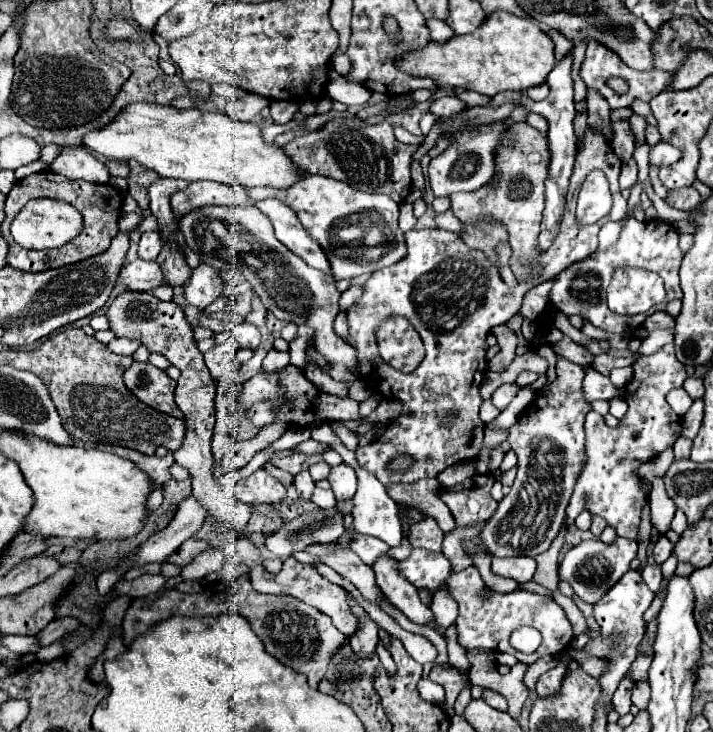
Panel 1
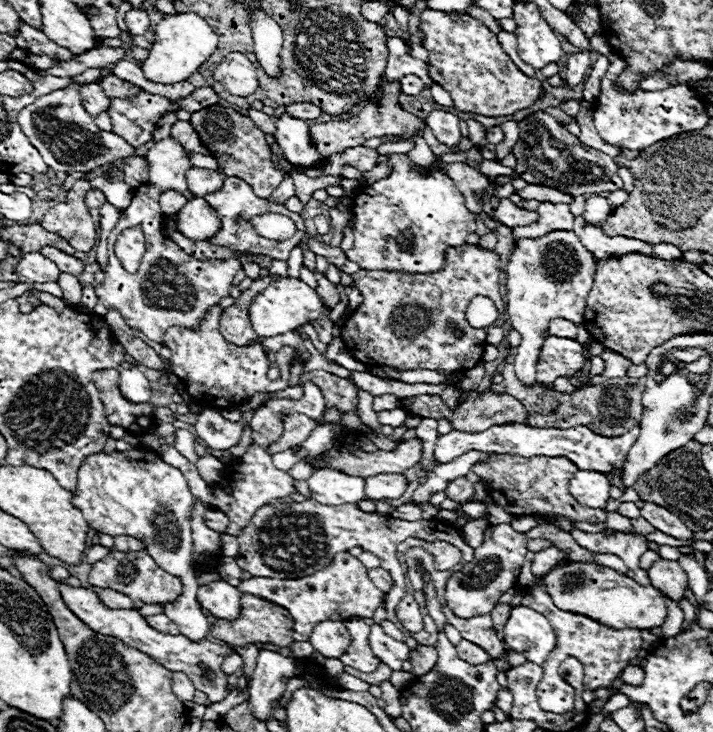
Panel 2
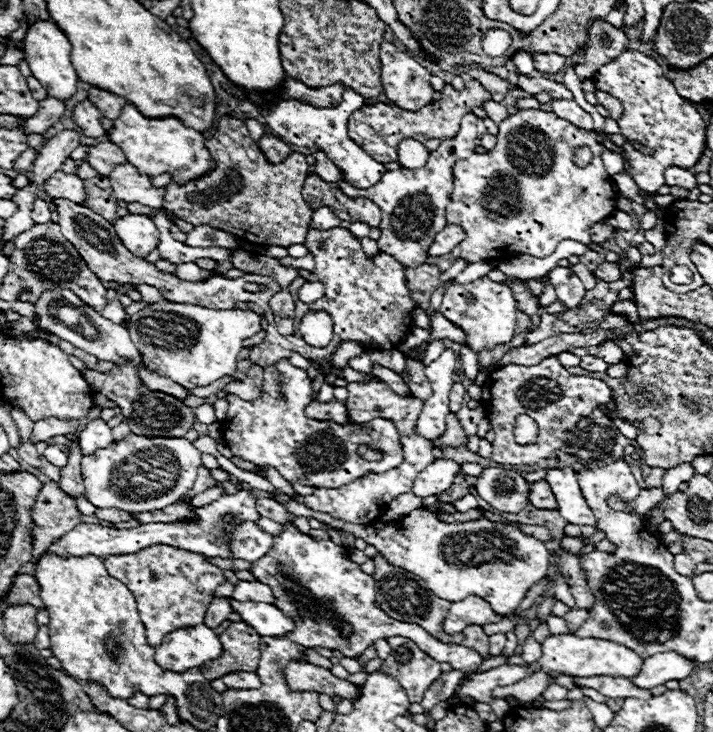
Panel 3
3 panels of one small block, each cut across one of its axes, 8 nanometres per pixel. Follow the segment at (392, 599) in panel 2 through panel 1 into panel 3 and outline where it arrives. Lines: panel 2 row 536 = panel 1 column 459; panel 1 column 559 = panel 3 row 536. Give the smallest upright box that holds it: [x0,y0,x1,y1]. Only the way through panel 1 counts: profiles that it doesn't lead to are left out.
[228,522,274,562]

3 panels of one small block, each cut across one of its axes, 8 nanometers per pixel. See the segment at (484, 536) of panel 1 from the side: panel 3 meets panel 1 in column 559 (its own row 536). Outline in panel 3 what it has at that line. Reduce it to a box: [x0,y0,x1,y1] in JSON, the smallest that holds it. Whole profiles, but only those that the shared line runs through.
[312,508,550,616]

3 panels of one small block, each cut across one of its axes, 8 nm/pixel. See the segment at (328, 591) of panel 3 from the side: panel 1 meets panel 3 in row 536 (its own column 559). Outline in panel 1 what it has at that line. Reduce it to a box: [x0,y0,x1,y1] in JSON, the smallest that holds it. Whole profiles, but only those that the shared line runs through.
[548,216,684,334]

